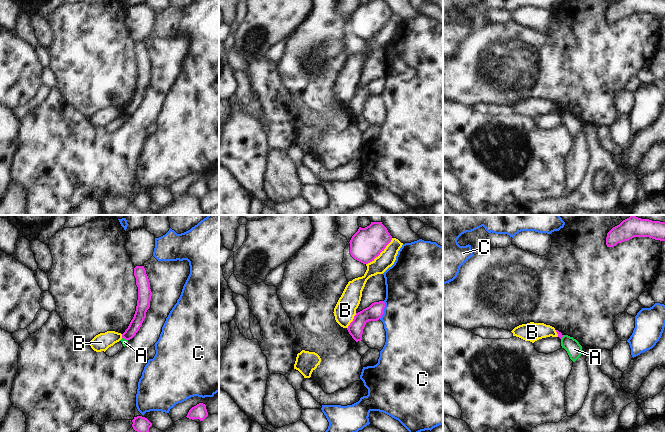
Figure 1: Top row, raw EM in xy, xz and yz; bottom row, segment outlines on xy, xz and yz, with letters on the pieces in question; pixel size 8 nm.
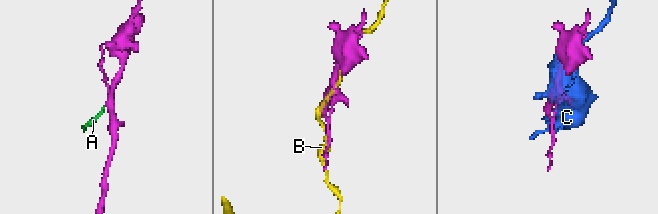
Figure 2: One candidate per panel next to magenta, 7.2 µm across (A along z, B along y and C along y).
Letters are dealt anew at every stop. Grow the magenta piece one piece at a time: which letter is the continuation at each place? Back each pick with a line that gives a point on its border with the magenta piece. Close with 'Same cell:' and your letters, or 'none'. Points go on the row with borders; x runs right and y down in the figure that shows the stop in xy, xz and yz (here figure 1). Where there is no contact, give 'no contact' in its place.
Same cell: none

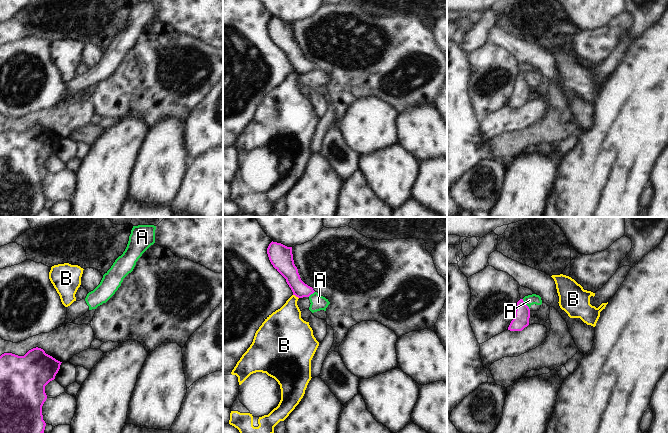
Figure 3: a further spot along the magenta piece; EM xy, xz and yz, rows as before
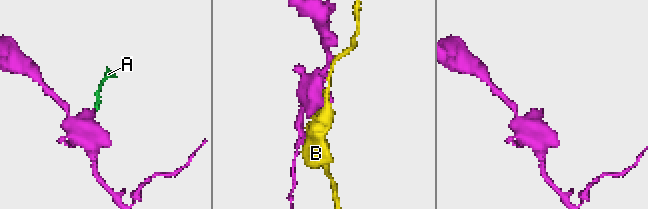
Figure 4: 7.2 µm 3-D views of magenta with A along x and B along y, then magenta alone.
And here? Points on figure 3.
Same cell: none

